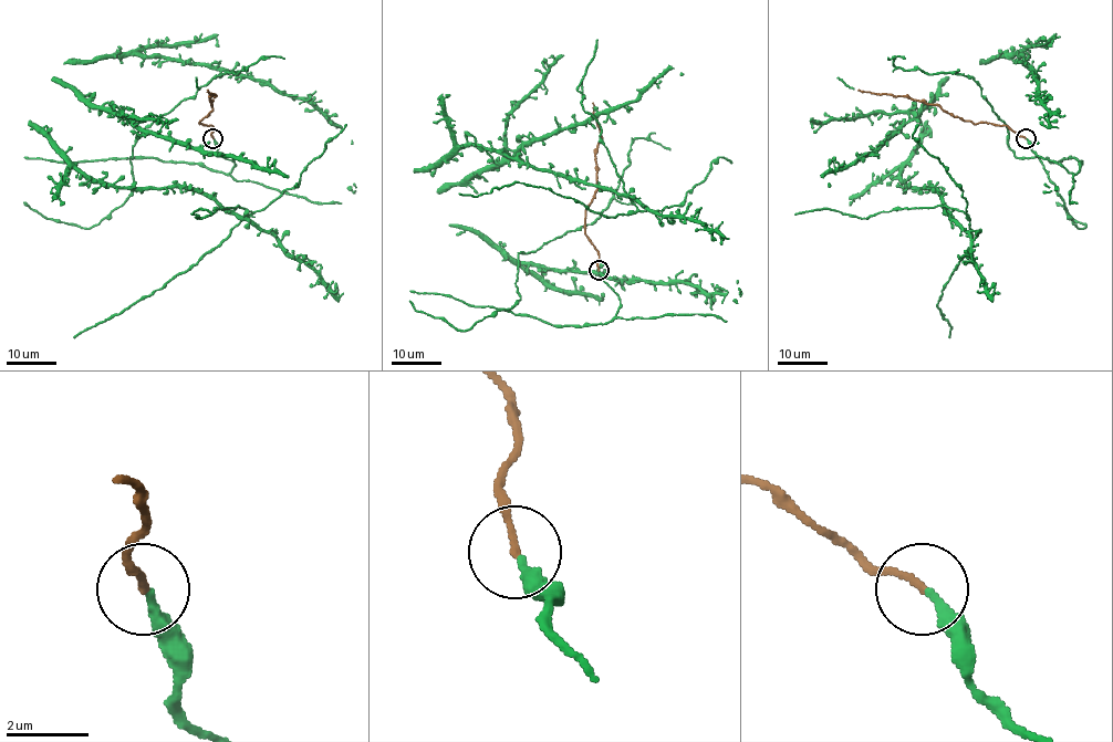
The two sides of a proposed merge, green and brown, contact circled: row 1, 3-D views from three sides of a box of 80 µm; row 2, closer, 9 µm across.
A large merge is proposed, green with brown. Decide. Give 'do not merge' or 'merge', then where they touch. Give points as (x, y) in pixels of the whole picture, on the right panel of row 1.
merge; place (1026, 138)

